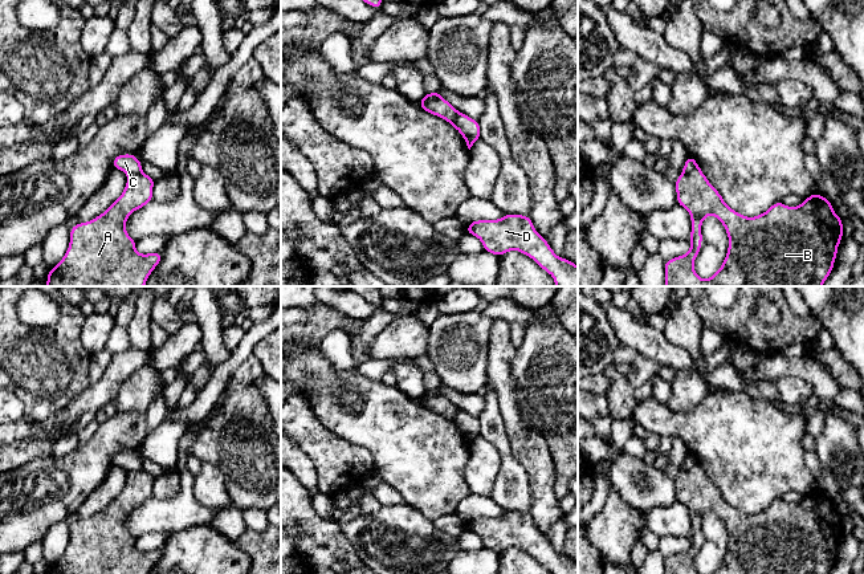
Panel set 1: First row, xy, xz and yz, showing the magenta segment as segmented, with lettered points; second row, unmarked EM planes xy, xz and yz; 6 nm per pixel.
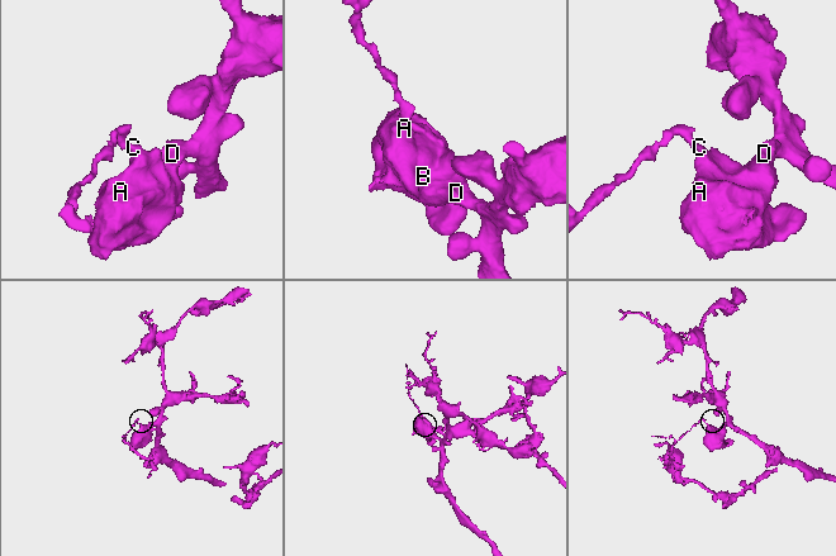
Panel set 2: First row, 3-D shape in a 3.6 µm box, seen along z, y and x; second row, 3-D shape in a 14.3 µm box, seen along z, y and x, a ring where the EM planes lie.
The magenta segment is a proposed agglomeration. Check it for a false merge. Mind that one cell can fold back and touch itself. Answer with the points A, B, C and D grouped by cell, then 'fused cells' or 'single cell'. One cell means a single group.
A B D / C; fused cells

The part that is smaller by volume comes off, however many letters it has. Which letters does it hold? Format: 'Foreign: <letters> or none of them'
Foreign: C

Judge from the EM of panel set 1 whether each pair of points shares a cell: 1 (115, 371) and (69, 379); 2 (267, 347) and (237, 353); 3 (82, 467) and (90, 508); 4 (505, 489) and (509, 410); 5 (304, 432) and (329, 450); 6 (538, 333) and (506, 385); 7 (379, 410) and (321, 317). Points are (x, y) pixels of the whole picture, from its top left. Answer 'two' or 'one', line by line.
1: two
2: two
3: two
4: two
5: one
6: two
7: two

